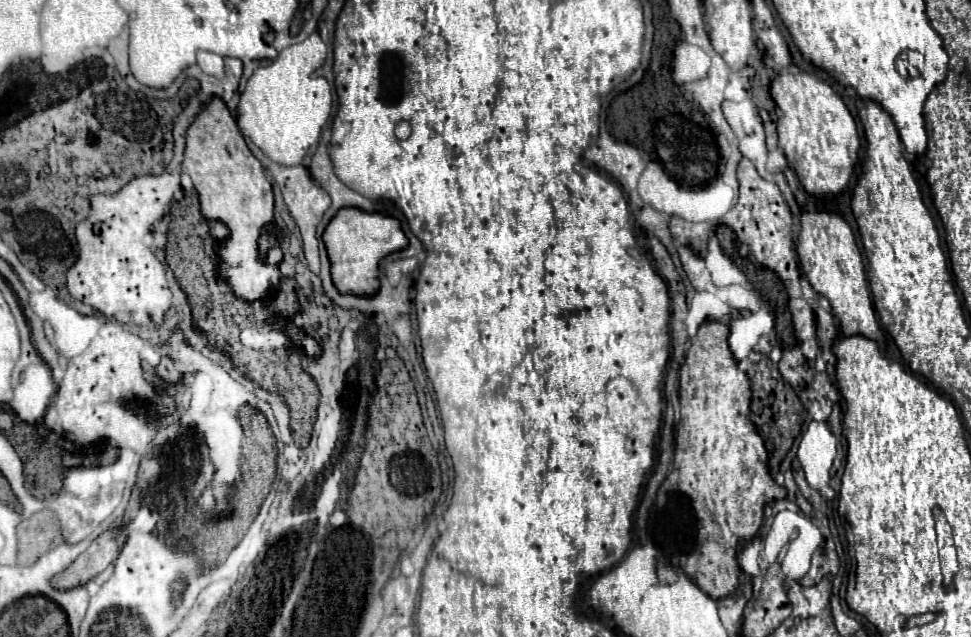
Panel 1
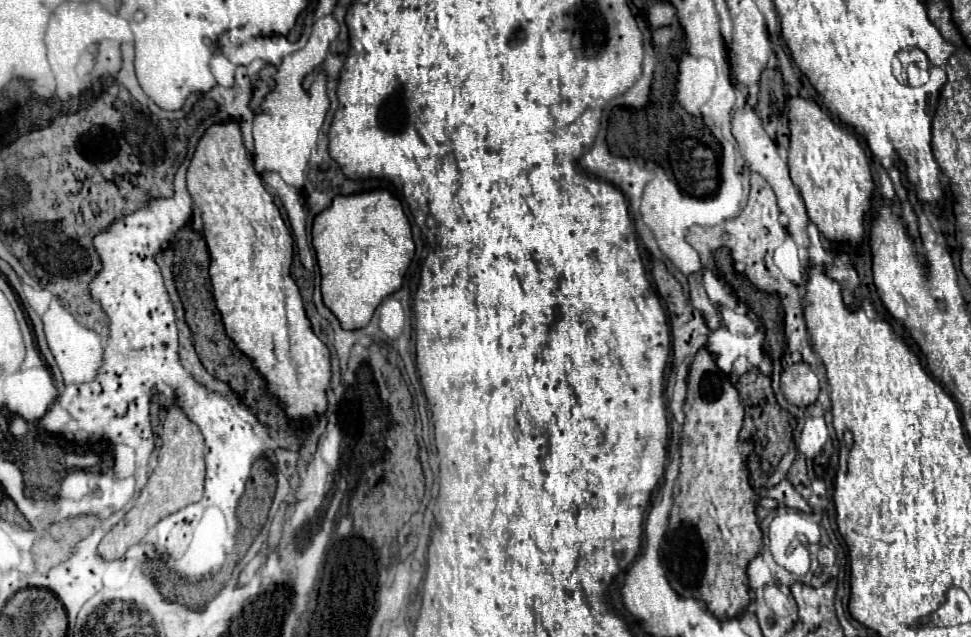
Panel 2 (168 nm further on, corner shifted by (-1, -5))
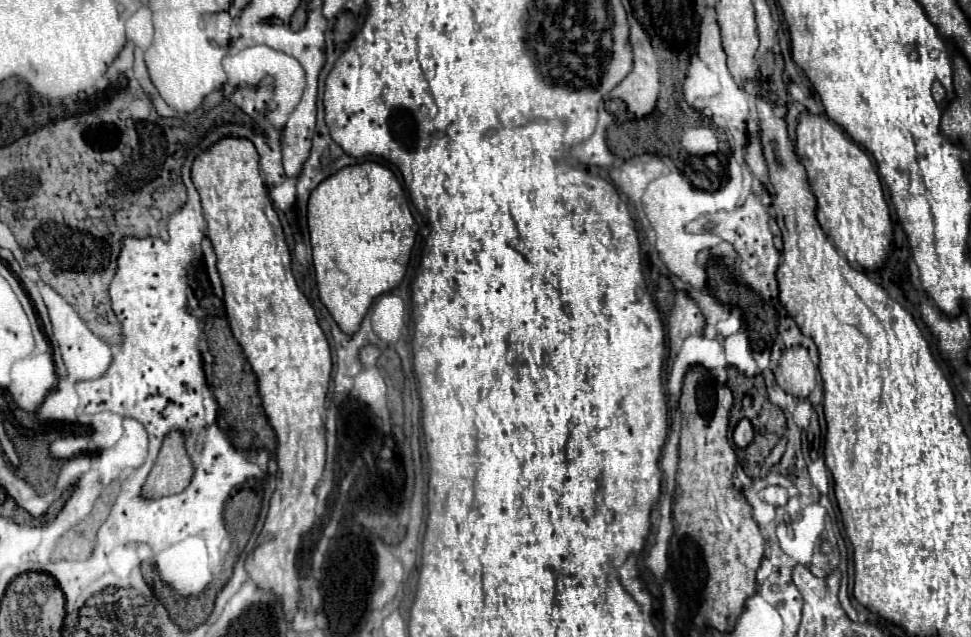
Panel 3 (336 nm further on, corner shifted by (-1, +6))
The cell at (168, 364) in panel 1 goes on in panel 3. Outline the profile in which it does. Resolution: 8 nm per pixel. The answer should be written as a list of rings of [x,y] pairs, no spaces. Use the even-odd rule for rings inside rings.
[[[173,431],[163,441],[157,463],[145,481],[143,495],[155,499],[155,497],[181,493],[189,485],[191,475],[193,475],[193,465],[187,457],[183,435]]]

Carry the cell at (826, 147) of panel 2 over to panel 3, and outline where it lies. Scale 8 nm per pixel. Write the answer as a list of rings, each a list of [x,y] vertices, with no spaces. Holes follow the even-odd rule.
[[[809,111],[799,117],[795,147],[819,203],[817,219],[829,233],[833,245],[853,265],[871,271],[883,269],[893,251],[893,227],[879,175],[867,153],[839,125],[833,125],[831,119]]]

